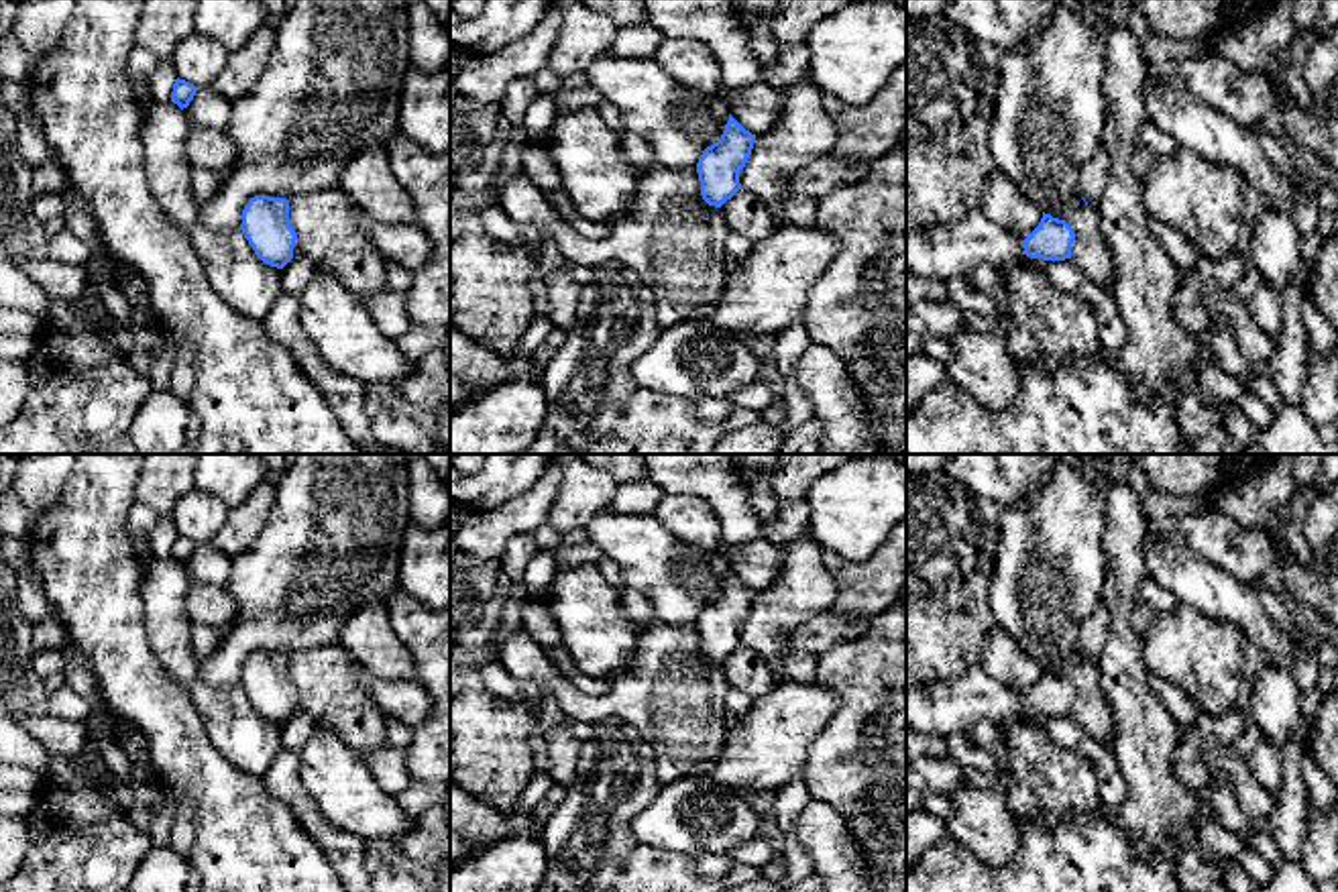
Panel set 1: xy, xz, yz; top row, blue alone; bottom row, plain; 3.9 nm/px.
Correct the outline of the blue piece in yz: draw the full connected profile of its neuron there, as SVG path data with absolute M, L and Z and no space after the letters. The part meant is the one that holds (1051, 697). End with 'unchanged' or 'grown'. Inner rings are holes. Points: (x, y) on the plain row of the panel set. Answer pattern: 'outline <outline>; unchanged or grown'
outline M975 666L955 678L910 686L906 690L906 729L949 741L955 731L980 719L1000 725L1008 715L1020 711L1043 717L1071 715L1073 696L1073 684L1045 668L1039 682L1026 694L1018 694Z; grown

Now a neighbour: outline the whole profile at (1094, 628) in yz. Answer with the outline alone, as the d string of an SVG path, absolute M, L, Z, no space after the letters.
M1106 605L1096 607L1079 627L1079 654L1090 662L1098 662L1108 642L1110 613Z

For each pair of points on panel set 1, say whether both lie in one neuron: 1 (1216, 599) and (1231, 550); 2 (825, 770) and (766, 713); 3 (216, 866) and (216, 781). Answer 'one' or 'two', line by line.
1: two
2: two
3: one

